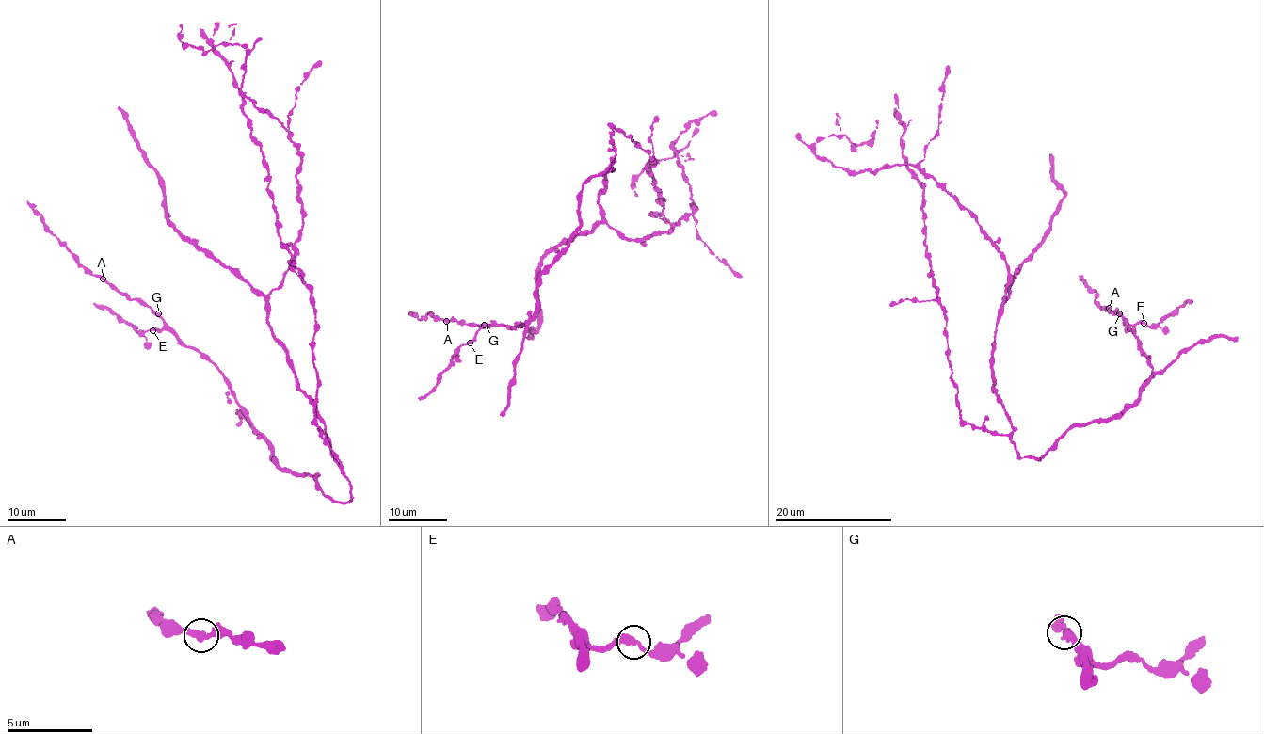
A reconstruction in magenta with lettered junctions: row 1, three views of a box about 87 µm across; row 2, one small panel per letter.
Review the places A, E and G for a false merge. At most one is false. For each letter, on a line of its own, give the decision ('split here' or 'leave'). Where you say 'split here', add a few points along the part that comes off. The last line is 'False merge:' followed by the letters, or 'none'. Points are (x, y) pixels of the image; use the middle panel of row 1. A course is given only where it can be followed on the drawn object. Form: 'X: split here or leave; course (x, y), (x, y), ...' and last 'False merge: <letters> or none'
A: leave
E: leave
G: leave
False merge: none

